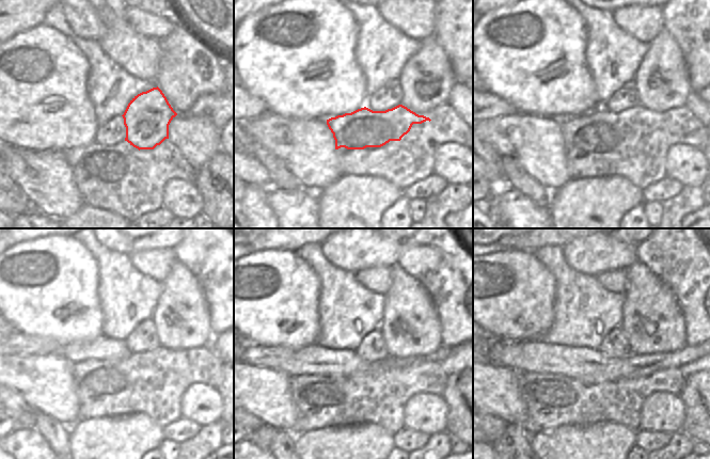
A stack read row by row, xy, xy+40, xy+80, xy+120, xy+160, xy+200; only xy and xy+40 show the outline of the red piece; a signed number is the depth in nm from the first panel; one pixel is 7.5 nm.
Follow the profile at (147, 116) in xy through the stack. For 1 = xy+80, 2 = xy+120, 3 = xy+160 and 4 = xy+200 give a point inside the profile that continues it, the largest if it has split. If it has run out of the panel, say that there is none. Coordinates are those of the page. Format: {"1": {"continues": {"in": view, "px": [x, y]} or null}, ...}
{"1": {"continues": {"in": "xy+80", "px": [599, 128]}}, "2": {"continues": {"in": "xy+120", "px": [111, 373]}}, "3": {"continues": {"in": "xy+160", "px": [387, 365]}}, "4": {"continues": {"in": "xy+200", "px": [602, 383]}}}

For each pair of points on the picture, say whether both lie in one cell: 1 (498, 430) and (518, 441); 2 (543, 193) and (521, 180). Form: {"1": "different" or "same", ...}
{"1": "different", "2": "same"}

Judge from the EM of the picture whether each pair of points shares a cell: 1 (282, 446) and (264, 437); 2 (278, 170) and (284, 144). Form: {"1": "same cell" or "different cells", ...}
{"1": "same cell", "2": "different cells"}

